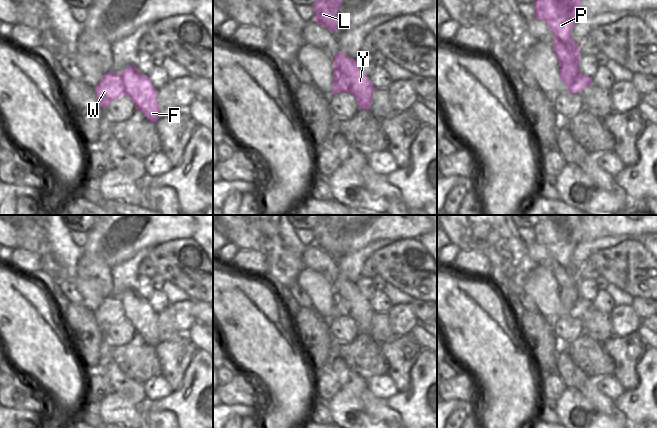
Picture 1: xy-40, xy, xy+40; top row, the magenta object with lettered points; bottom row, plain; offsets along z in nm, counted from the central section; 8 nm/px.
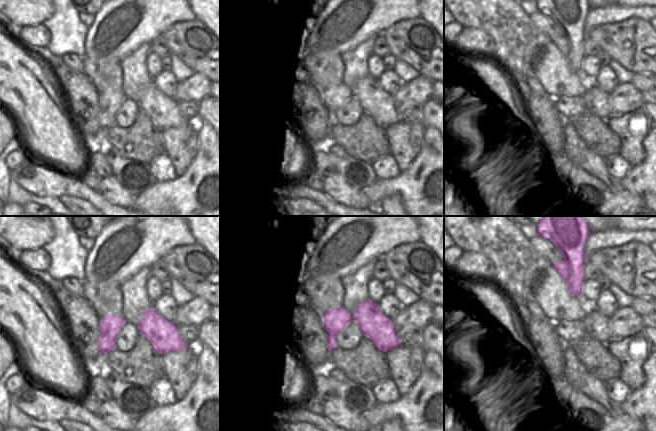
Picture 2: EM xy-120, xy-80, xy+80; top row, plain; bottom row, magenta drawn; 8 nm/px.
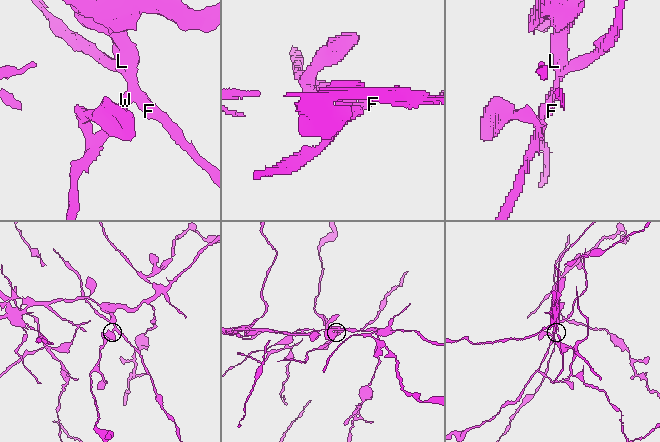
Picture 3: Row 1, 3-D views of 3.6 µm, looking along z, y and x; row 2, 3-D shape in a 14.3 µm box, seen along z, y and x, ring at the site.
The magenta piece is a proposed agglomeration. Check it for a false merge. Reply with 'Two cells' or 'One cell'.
Two cells.

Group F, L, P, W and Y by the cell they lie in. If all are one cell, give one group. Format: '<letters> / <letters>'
F Y / L P W

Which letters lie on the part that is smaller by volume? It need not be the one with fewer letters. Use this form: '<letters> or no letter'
F, Y

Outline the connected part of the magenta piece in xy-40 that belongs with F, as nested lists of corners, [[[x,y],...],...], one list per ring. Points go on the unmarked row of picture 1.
[[[128,289],[120,298],[125,308],[125,318],[147,343],[156,346],[159,342],[157,313],[147,299],[140,297],[135,289]]]

